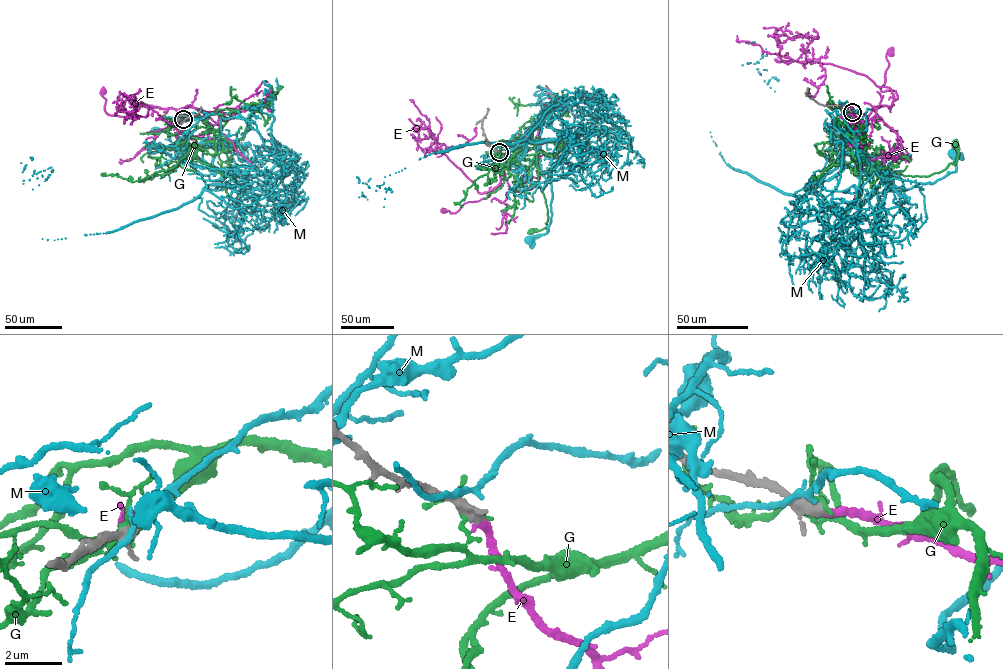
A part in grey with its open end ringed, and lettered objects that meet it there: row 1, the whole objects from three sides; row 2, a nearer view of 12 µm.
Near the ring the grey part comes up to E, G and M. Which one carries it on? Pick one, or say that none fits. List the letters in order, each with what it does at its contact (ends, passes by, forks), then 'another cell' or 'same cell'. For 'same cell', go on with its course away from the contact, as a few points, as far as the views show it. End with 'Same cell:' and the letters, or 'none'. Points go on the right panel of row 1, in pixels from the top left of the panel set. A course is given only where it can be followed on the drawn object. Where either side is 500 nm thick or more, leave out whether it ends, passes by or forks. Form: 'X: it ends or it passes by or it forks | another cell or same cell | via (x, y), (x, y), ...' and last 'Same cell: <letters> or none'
E: it ends | same cell | via (851, 112), (869, 116), (897, 98), (895, 90), (880, 89), (889, 53)
G: it passes by | another cell
M: it passes by | another cell
Same cell: E

